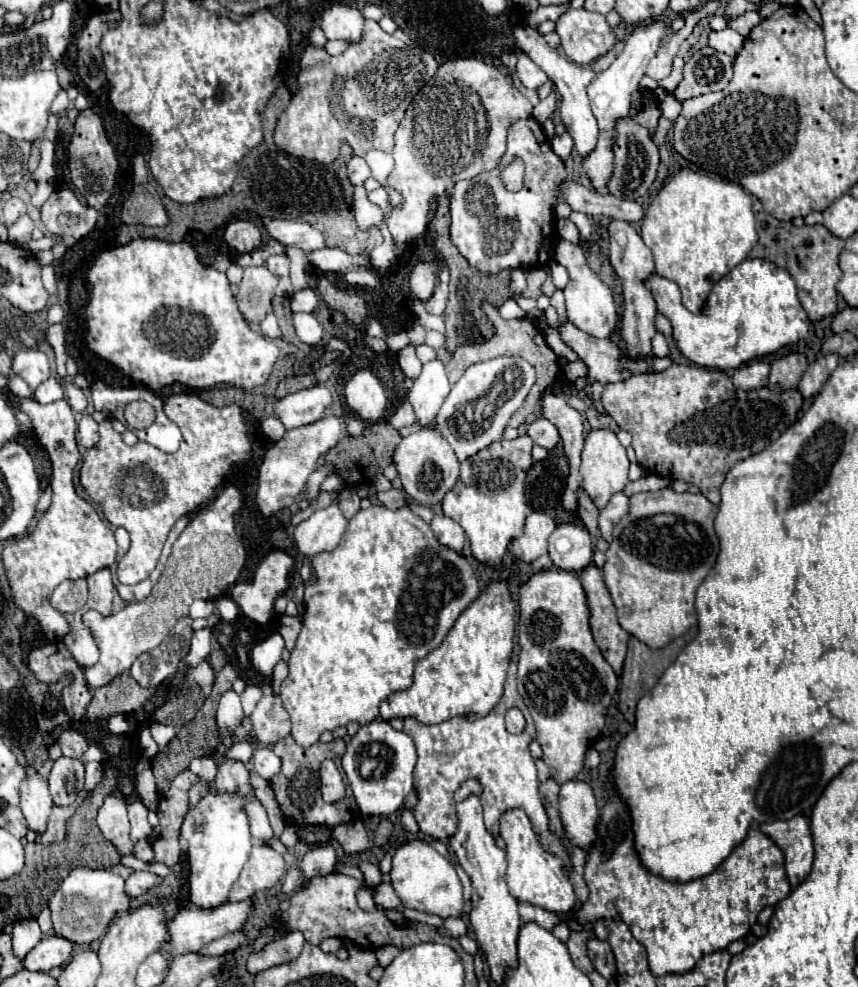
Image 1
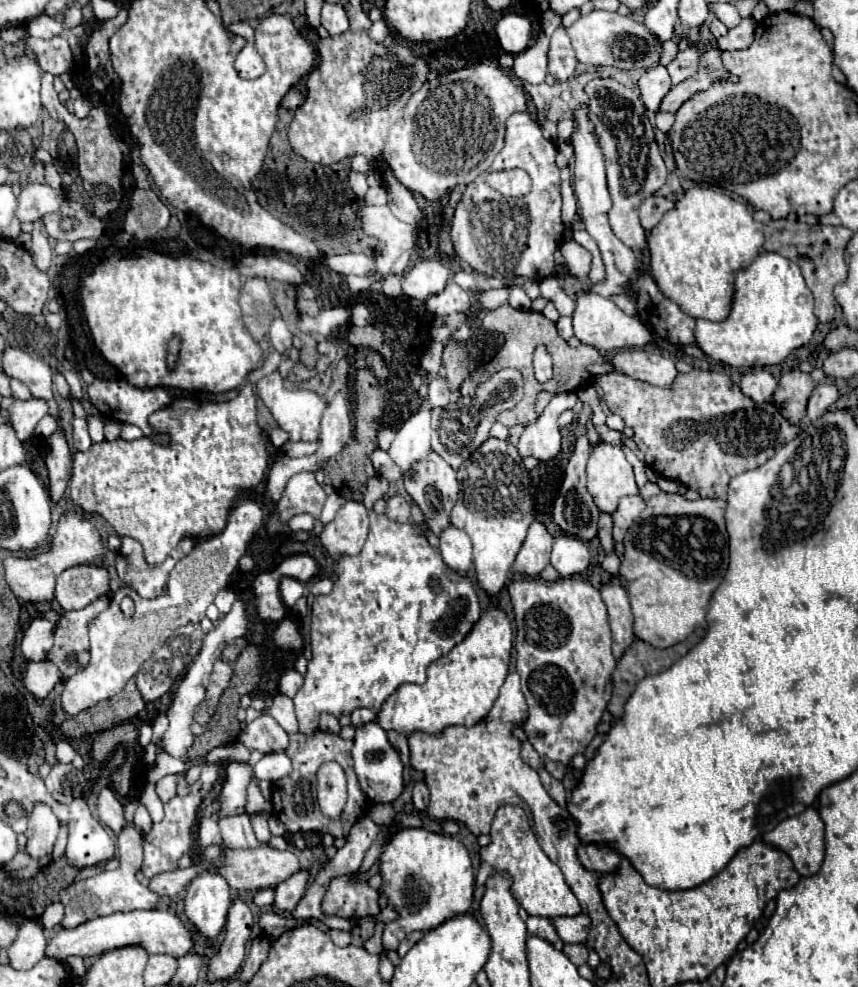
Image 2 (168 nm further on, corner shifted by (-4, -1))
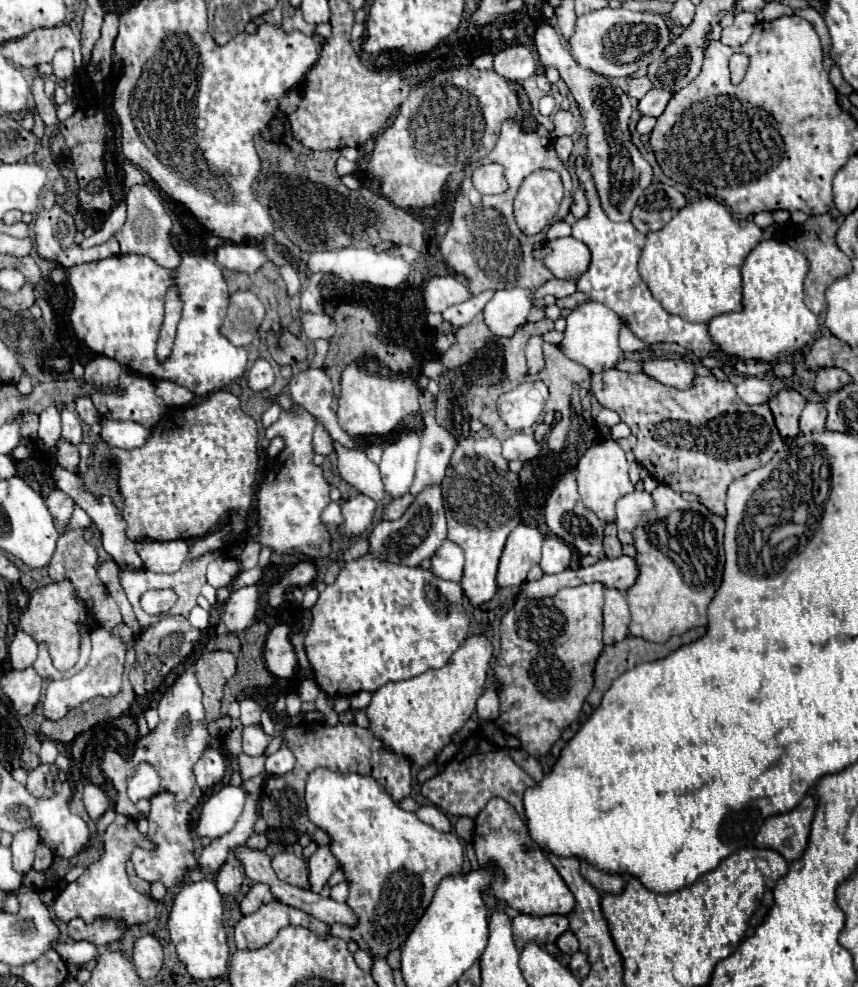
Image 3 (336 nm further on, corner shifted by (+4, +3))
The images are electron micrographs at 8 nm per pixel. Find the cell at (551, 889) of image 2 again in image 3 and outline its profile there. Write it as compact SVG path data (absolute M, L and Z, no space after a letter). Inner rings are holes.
M493 798L489 804L479 812L475 818L475 854L481 864L487 864L493 860L501 870L503 878L493 878L491 890L493 894L515 908L517 912L531 914L531 916L549 916L549 914L561 914L567 916L575 908L575 898L555 866L549 862L549 858L529 840L527 828L515 808L505 802L503 798Z

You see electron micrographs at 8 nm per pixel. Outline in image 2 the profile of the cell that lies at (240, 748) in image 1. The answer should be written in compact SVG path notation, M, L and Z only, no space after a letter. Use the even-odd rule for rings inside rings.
M231 760L225 766L225 784L221 796L225 796L225 812L243 812L245 810L245 792L251 782L253 768L249 762Z

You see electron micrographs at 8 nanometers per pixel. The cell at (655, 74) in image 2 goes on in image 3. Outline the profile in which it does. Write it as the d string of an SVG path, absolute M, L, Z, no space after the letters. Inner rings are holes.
M641 76L641 78L633 78L633 80L629 82L629 90L627 90L627 94L629 94L631 98L641 100L649 90L651 90L649 78L647 78L647 76Z

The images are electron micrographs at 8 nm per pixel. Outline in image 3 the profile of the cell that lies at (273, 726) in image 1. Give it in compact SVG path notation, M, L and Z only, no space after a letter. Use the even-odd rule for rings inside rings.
M247 726L243 730L243 752L247 756L261 756L269 742L271 738L263 732L261 726Z

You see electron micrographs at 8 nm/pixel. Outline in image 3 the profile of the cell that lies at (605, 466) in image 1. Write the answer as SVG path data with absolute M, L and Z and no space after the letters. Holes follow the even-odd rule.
M615 440L595 444L583 452L575 470L577 470L577 490L585 508L595 512L601 522L615 522L615 502L621 496L635 490L629 480L629 472L627 472L629 464L623 448Z

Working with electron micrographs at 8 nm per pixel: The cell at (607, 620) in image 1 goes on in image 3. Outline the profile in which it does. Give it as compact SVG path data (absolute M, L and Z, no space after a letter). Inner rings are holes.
M615 588L605 590L603 618L605 618L605 628L603 628L603 642L605 644L619 642L627 636L627 626L631 622L631 614L629 614L627 598Z

